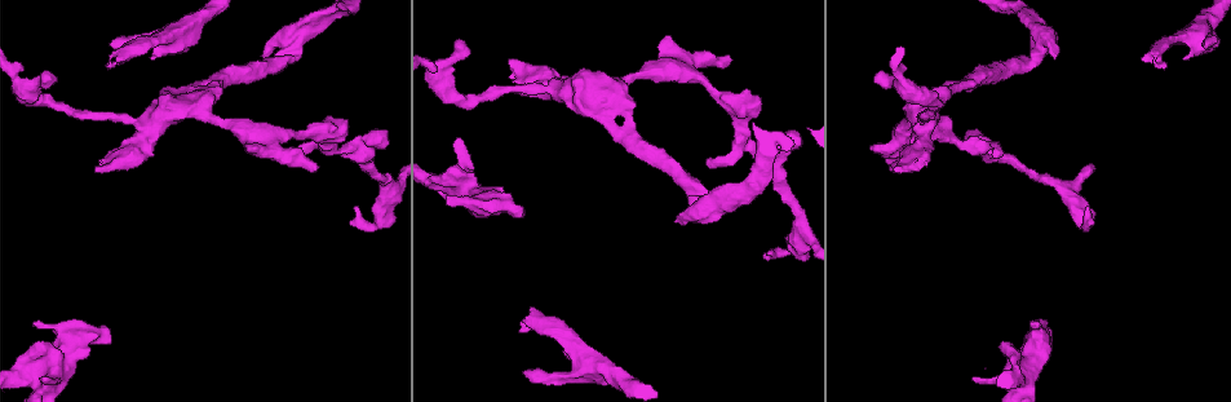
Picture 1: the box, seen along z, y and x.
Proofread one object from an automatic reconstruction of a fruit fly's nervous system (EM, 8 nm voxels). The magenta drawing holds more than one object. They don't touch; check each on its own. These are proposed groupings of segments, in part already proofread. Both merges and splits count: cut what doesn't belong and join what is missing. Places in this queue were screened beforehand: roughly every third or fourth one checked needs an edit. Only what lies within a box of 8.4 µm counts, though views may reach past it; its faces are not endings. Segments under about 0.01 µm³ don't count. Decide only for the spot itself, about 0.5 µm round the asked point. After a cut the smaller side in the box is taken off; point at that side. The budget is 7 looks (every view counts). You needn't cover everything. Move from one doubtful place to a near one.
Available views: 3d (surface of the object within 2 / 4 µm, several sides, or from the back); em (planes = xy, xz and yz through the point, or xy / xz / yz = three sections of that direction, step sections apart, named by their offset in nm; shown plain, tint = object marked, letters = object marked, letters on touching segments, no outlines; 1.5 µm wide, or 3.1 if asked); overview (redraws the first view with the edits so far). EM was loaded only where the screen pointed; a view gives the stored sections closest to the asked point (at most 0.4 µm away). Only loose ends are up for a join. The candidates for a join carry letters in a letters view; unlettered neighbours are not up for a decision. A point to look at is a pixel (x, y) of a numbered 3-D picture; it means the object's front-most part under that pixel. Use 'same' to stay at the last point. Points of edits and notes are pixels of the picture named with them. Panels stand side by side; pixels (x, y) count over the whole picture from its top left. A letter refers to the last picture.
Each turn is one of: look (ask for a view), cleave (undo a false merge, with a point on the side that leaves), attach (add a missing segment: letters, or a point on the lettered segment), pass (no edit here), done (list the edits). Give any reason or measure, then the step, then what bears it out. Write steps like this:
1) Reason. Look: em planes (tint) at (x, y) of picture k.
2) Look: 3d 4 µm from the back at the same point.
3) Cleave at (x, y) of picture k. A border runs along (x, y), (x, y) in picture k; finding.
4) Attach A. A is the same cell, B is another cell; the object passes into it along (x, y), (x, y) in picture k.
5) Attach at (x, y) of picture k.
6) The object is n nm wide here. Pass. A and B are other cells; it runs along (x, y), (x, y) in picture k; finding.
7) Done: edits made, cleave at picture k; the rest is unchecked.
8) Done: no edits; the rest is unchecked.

Look: 3d 4 µm at (527, 374) of picture 1.

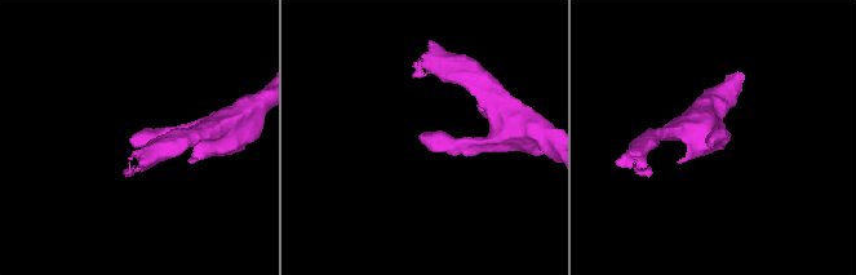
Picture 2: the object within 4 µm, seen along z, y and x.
Shape alone is not enough. Look: em planes (plain) at (713, 141) of picture 2.

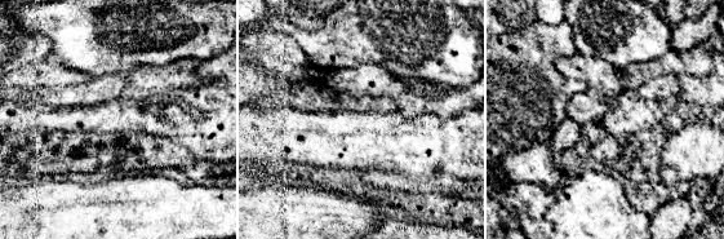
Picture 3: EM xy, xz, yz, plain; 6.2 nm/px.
What lies round it. Look: em planes (letters) at the same point.

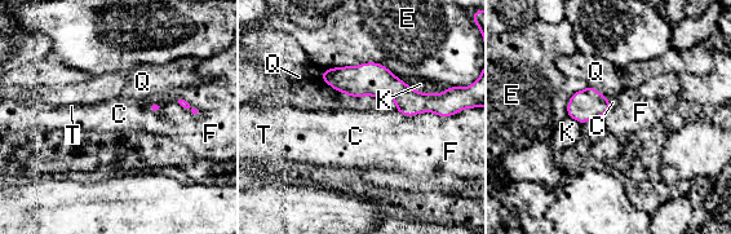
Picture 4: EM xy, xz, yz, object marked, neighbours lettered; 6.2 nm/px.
The object is 220 nm wide here. Pass. C, E, F, K, Q and T are other cells; none of them fits.

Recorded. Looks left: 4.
An open end. Look: 3d 2 µm at (678, 222) of picture 1.

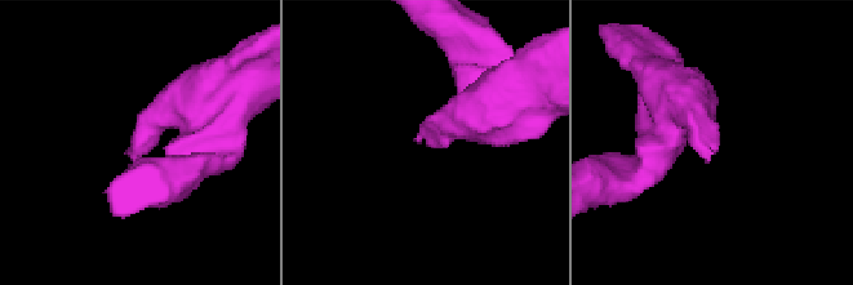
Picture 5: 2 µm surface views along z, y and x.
Shape alone is not enough. Look: em planes (letters) at (421, 139) of picture 5.

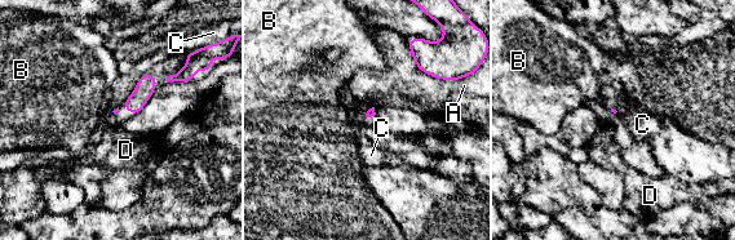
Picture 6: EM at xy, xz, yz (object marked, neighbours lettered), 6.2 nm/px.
Pass. A, B, C and D are other cells; a border runs along (132, 92), (123, 102) in picture 6; no lettered segment goes on from it.

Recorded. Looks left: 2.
Done: no edits; the rest is unchecked.

